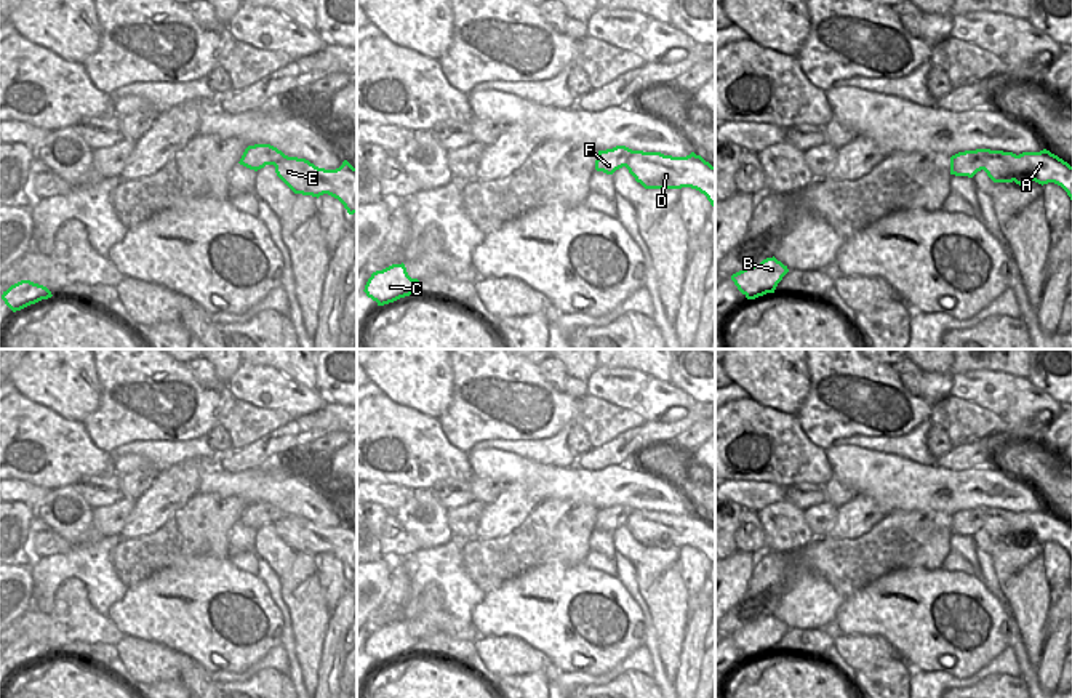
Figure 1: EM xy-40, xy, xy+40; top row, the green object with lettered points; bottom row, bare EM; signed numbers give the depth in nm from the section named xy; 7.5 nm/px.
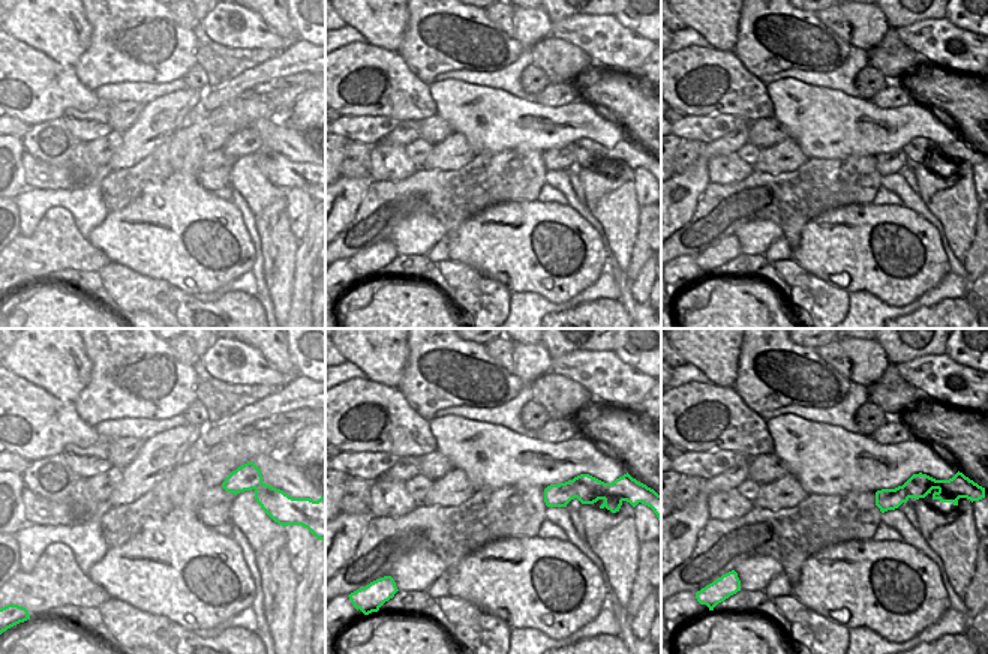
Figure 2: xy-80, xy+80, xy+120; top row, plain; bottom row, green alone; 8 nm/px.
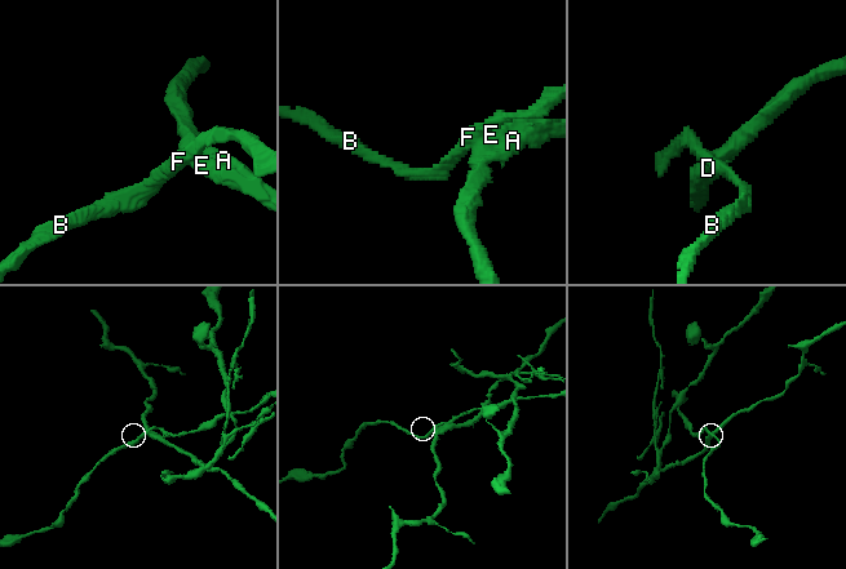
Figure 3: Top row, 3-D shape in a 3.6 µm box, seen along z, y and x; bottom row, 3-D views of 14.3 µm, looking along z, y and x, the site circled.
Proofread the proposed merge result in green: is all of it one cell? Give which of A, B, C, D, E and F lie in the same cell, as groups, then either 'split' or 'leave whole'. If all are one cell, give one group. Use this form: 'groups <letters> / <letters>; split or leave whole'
groups A D E / B C F; split

